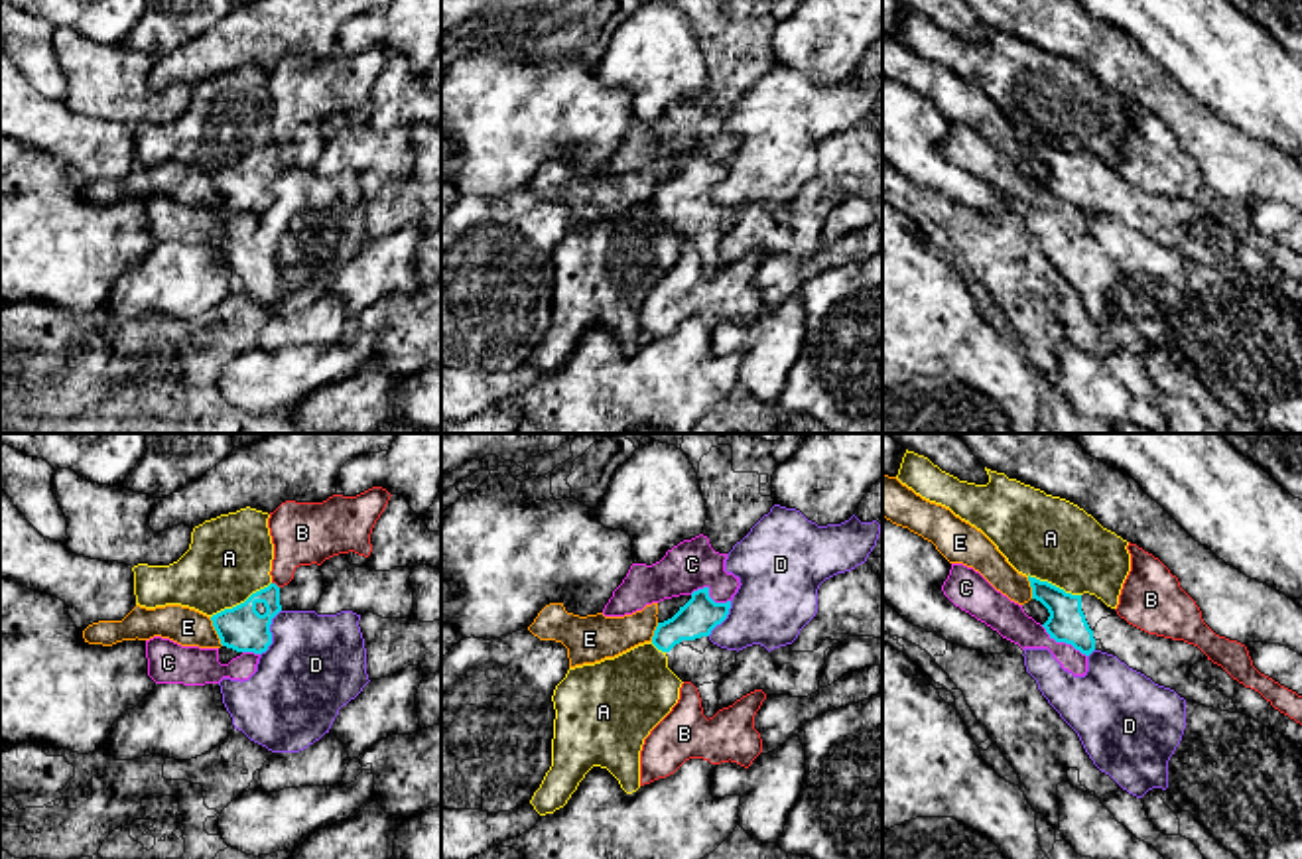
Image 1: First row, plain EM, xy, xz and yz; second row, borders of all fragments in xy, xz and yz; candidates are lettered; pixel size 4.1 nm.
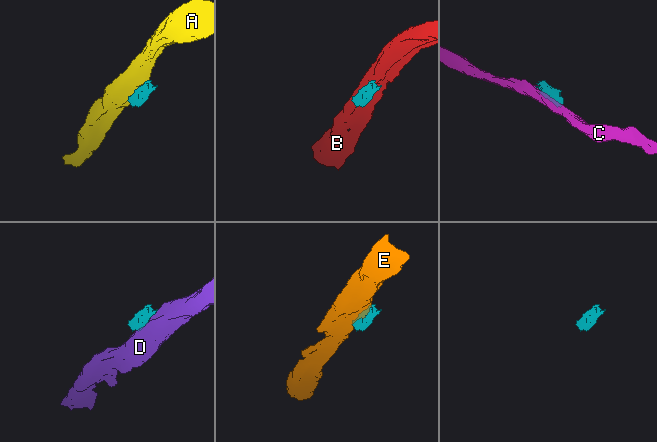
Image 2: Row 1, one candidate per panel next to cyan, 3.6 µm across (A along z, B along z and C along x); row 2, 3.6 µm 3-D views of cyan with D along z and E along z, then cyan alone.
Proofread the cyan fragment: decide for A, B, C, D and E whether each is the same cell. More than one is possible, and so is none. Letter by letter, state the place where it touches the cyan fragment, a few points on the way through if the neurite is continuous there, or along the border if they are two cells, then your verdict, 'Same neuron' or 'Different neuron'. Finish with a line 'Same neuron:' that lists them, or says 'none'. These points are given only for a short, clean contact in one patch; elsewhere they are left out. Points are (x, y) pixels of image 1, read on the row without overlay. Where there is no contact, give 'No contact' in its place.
A: Touches cyan at xy (241, 162). Different neuron
B: Touches cyan at xy (276, 144). Boundary: xy (272, 140), (278, 146). Different neuron
C: Touches cyan at yz (1064, 199). Different neuron
D: Touches cyan at xy (270, 192). Different neuron
E: Touches cyan at xy (215, 188). Different neuron
Same neuron: none

